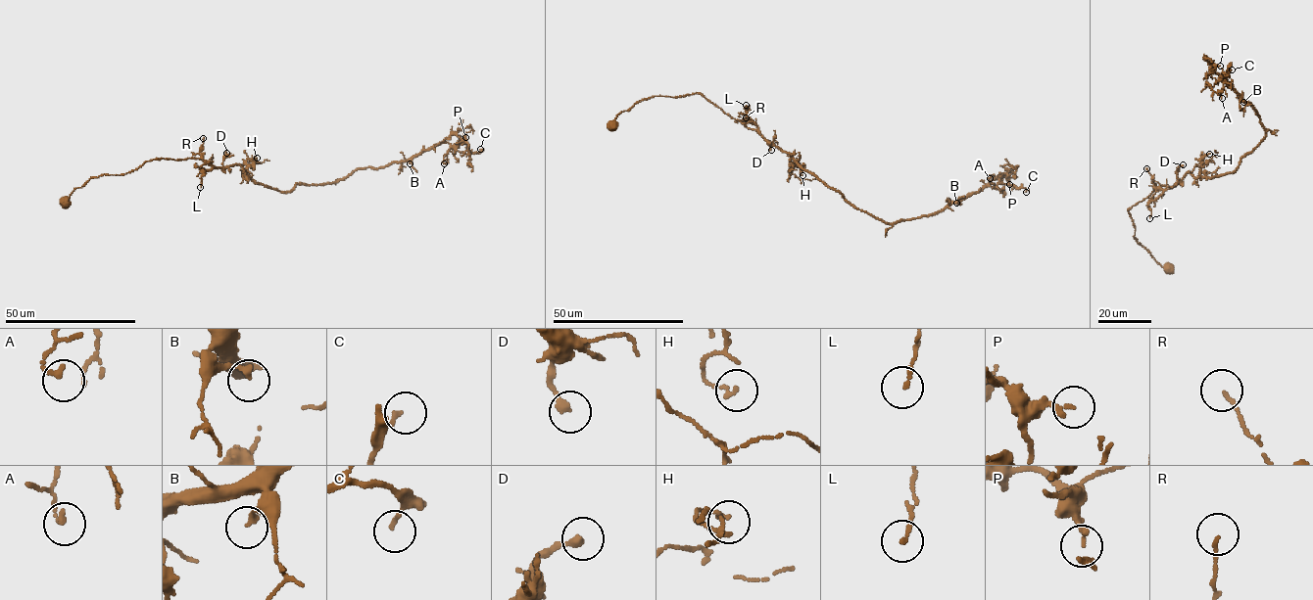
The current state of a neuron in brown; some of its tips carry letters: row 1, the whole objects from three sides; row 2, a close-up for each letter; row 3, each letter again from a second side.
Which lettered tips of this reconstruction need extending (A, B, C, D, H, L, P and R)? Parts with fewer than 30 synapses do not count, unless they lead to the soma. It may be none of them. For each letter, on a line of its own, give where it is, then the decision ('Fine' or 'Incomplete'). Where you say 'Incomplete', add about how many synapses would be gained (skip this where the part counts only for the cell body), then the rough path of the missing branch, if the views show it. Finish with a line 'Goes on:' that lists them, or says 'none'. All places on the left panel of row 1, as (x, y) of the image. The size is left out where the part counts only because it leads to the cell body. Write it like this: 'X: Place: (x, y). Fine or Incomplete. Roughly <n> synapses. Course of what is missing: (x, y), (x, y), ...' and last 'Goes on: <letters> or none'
A: Place: (444, 163). Fine
B: Place: (410, 163). Fine
C: Place: (480, 149). Fine
D: Place: (226, 153). Fine
H: Place: (257, 158). Fine
L: Place: (200, 187). Fine
P: Place: (465, 137). Fine
R: Place: (203, 138). Fine
Goes on: none

